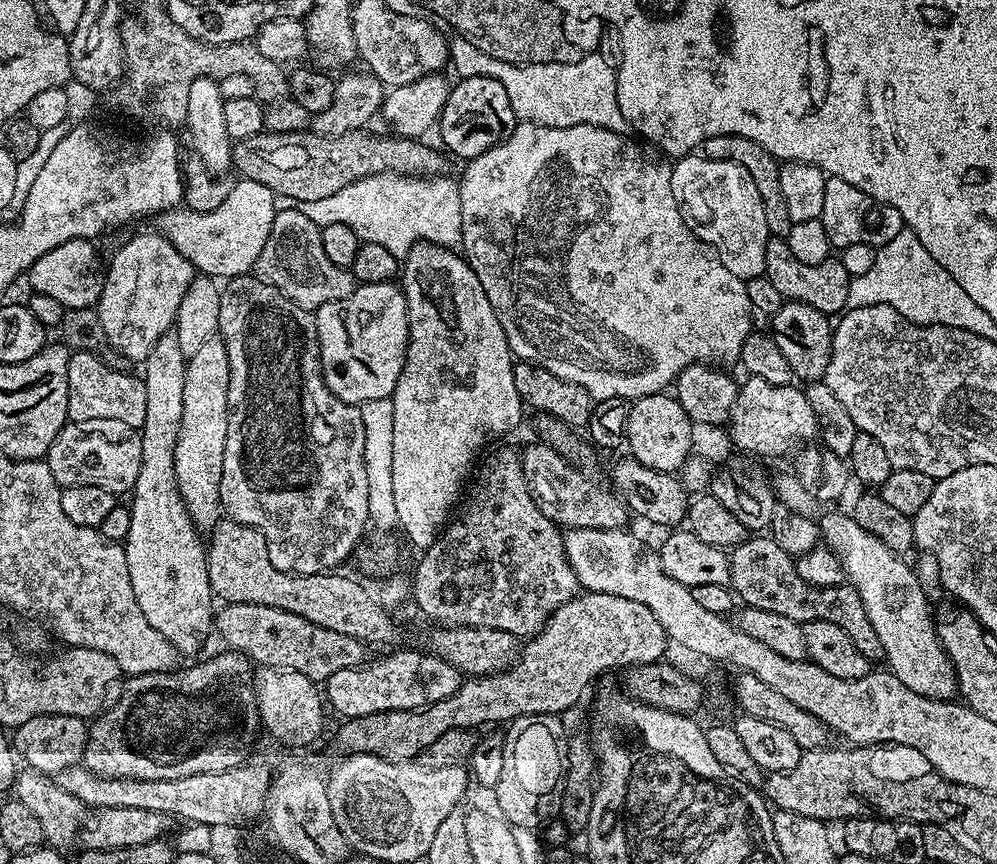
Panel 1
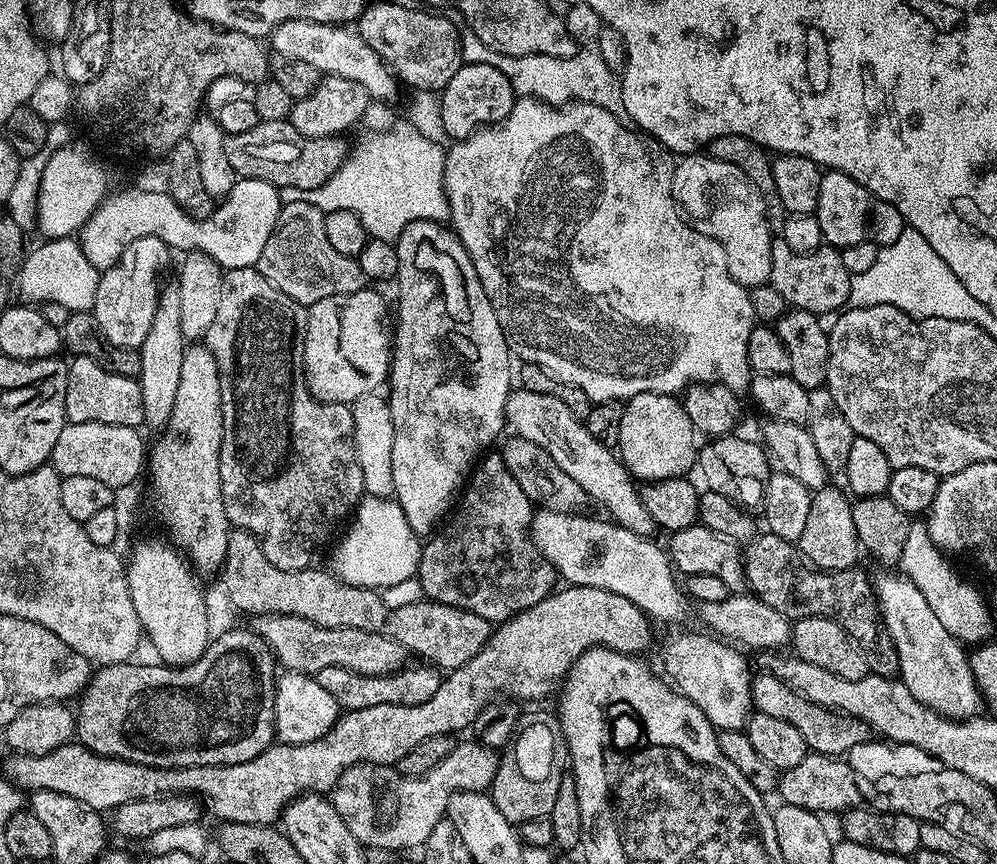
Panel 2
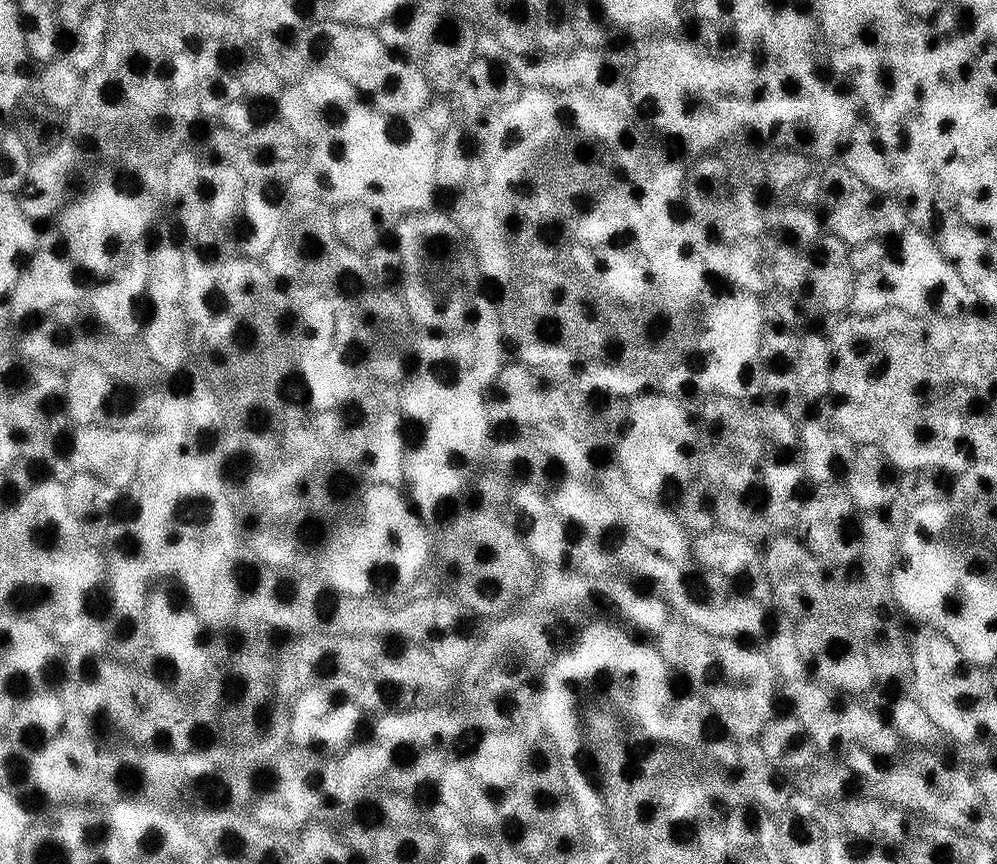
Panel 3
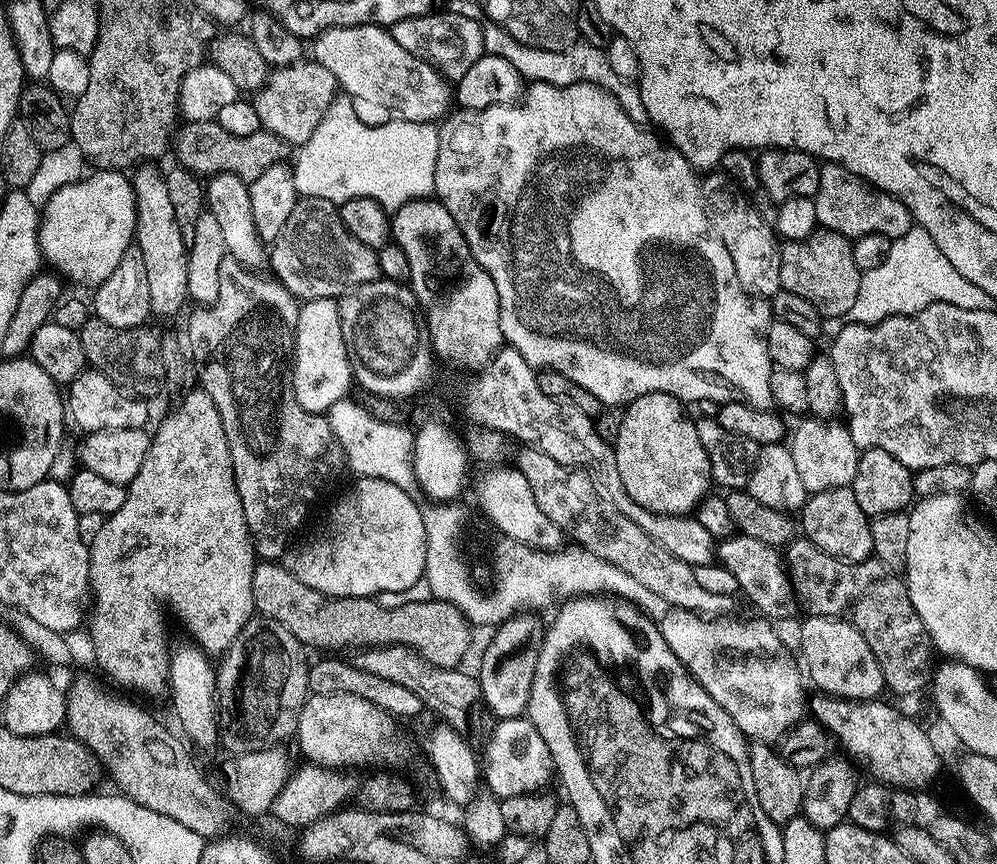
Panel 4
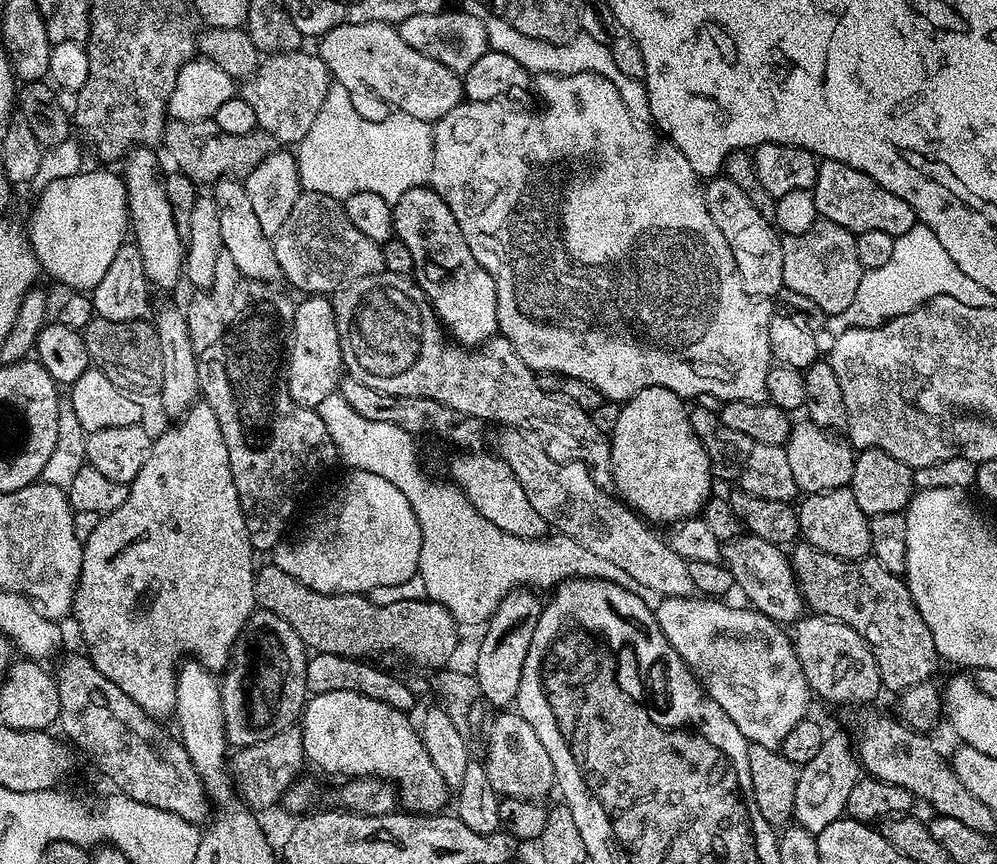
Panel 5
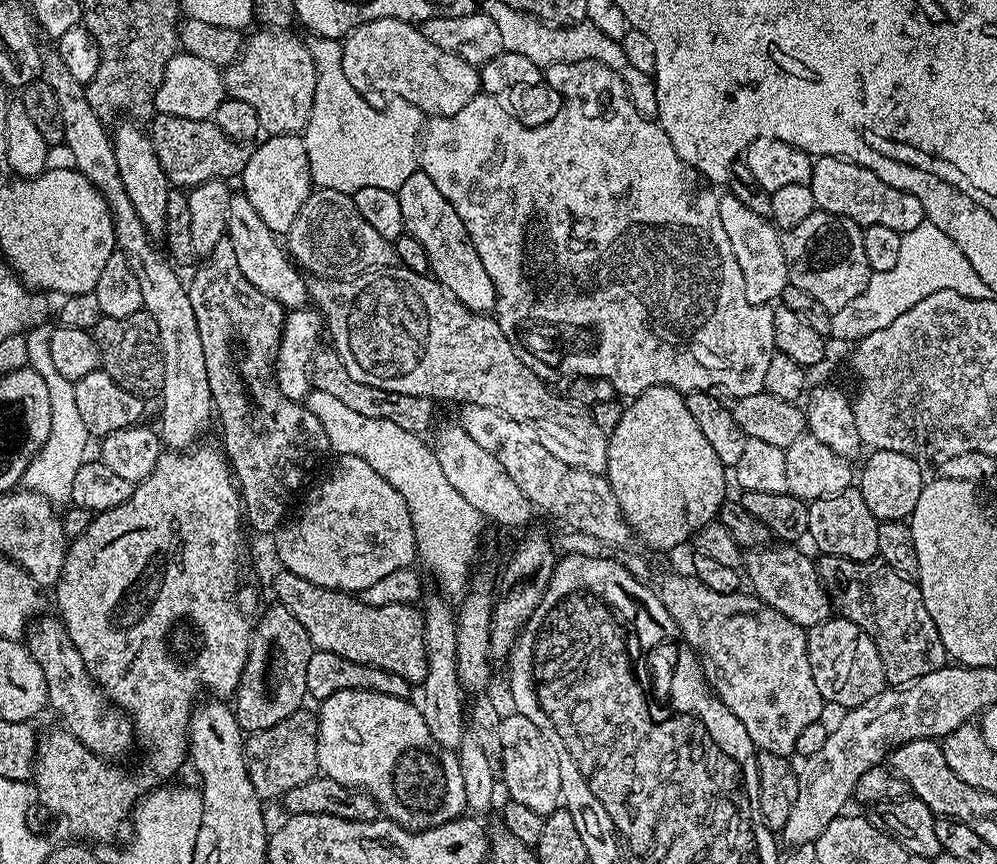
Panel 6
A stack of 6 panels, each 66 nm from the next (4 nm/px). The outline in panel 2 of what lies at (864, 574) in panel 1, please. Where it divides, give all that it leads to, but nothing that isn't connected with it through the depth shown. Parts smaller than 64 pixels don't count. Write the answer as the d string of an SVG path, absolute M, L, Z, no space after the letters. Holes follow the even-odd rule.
M884 570L880 577L875 577L874 587L882 627L894 642L898 654L899 680L918 702L952 720L968 720L981 715L980 691L968 665L965 645L955 640L950 630L938 622L938 614L930 610L930 602L926 602L922 590L918 590L907 576L893 572Z

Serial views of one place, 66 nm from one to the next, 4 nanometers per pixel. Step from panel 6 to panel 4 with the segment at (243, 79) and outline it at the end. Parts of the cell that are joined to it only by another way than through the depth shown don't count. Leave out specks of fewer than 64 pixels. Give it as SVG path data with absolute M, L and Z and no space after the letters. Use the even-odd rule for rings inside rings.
M315 62L308 64L292 64L289 68L280 68L271 73L268 82L259 92L255 93L254 103L258 110L260 127L263 131L272 132L282 138L290 146L299 146L318 130L318 122L332 103L338 98L338 85L334 74L326 70L326 66Z

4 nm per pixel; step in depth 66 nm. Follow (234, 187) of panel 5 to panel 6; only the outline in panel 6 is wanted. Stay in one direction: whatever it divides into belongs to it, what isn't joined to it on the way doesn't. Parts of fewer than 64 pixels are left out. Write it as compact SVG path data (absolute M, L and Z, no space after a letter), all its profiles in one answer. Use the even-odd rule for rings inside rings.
M232 194L226 206L226 242L234 250L234 258L238 258L238 270L242 270L242 274L246 278L246 282L250 282L250 286L254 286L262 294L266 294L266 298L274 298L274 302L278 302L281 309L291 310L293 308L302 308L309 303L308 280L302 275L301 269L290 259L287 251L278 241L277 233L270 230L270 226L266 226L266 222L262 222L262 218L258 218L258 210L254 210L254 206L250 202L250 198L246 198L243 194Z

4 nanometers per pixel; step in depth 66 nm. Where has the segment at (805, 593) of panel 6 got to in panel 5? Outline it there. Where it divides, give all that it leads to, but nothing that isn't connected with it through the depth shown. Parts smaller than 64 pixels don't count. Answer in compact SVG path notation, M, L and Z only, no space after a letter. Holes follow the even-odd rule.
M742 534L723 545L722 563L730 570L733 585L744 591L748 599L745 601L756 611L766 614L781 626L795 625L805 615L806 605L800 583L792 570L789 553L781 545L771 544L751 534Z

